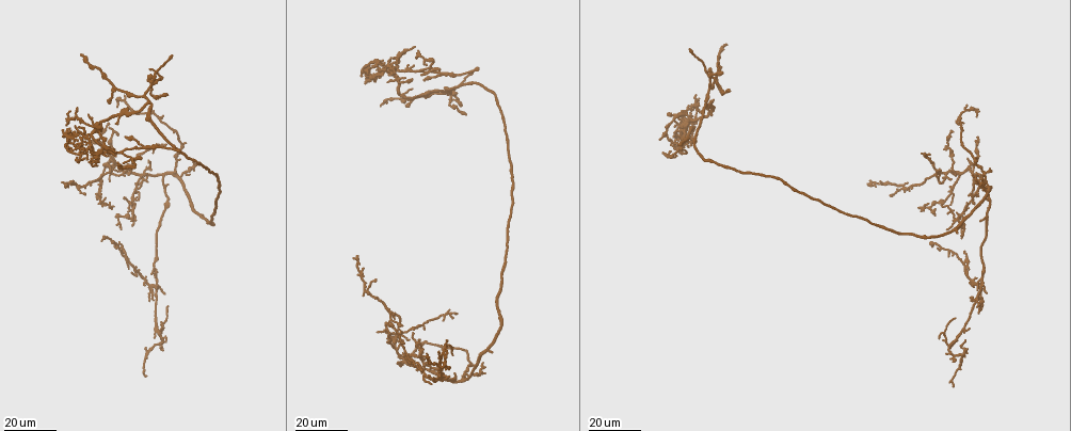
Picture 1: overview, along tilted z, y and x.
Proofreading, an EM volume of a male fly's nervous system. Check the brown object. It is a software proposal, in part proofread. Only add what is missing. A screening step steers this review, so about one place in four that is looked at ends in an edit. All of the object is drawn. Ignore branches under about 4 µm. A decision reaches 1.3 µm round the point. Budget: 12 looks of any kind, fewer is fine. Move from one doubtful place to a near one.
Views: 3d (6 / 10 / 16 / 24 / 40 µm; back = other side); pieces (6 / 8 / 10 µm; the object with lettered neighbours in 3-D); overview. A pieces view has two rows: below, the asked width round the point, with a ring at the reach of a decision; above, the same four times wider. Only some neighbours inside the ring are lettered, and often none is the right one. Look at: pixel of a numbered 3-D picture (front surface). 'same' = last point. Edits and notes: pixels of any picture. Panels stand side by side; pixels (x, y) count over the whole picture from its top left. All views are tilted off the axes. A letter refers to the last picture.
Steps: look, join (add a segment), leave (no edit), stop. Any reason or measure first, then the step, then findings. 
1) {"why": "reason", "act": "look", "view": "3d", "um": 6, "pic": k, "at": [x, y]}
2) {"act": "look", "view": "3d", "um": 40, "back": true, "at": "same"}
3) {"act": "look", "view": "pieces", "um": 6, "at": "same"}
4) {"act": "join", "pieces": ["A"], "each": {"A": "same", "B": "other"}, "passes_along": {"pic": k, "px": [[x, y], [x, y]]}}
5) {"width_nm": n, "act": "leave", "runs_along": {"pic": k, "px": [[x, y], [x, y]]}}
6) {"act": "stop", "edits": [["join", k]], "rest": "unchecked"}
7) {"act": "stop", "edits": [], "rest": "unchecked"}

{"act": "look", "view": "3d", "um": 16, "pic": 1, "at": [422, 79]}

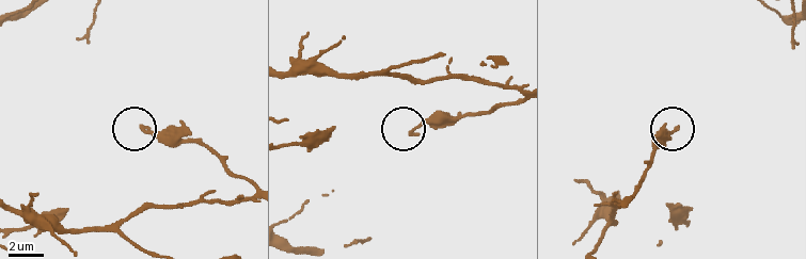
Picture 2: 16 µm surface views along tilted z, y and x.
{"why": "see the neighbours", "act": "look", "view": "pieces", "um": 6, "pic": 2, "at": [413, 135]}

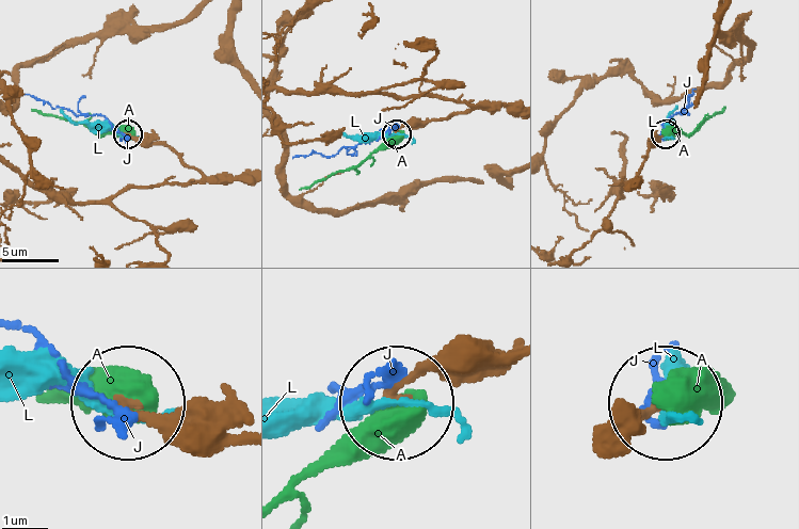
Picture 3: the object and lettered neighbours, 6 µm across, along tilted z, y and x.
{"act": "leave", "each": {"A": "other", "J": "other", "L": "other"}, "runs_along": {"pic": 3, "px": [[608, 447], [662, 409]]}, "found": "none of them fits"}

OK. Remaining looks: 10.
{"why": "thin end", "act": "look", "view": "3d", "um": 24, "pic": 1, "at": [389, 73]}

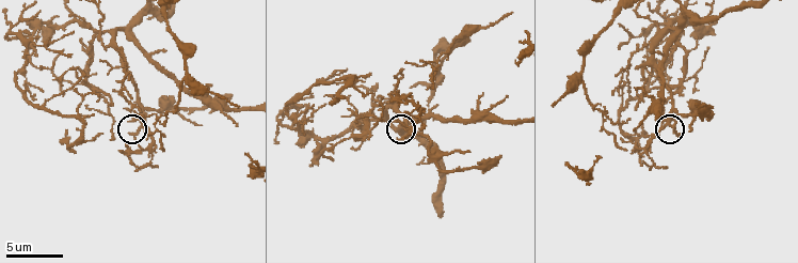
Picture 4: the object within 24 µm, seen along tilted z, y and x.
{"act": "look", "view": "pieces", "um": 10, "pic": 4, "at": [128, 133]}

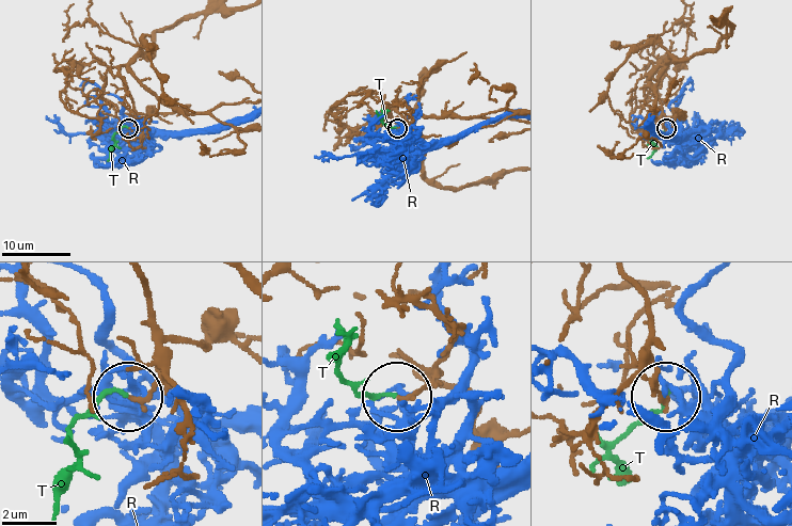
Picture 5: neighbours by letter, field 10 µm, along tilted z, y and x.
{"act": "join", "pieces": ["T"], "each": {"R": "other", "T": "same"}, "passes_along": {"pic": 5, "px": [[425, 375], [409, 397], [360, 392], [338, 368], [345, 349]]}, "found": "the neuron continues"}

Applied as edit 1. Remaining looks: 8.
{"why": "thin end", "act": "look", "view": "3d", "um": 16, "pic": 1, "at": [724, 43]}

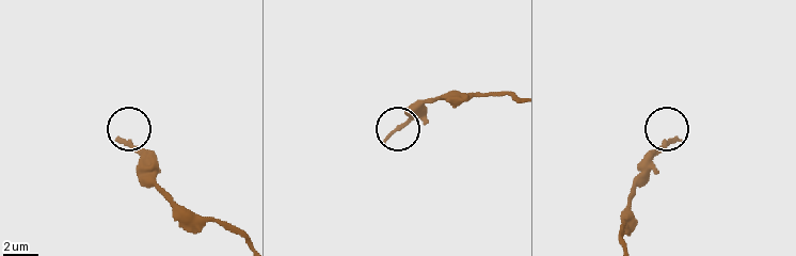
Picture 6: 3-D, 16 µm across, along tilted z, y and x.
{"act": "look", "view": "pieces", "um": 6, "pic": 6, "at": [387, 137]}

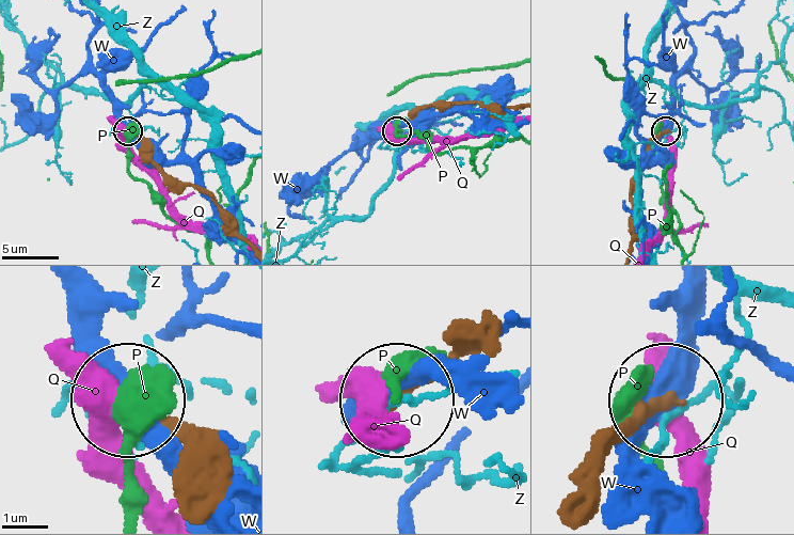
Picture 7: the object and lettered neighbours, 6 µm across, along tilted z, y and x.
{"act": "leave", "each": {"P": "other", "Q": "other", "W": "other", "Z": "other"}, "found": "no lettered segment goes on from it"}

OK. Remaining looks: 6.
{"act": "look", "view": "overview"}

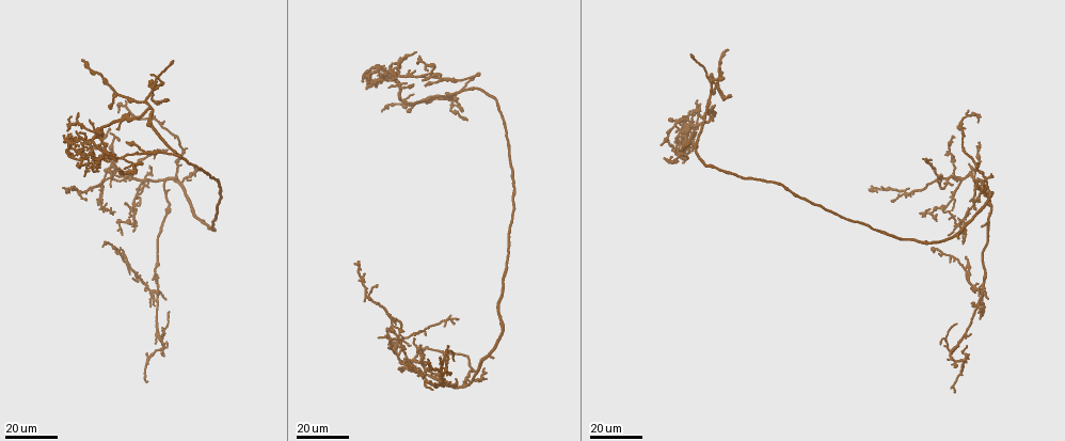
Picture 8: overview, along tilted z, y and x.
{"why": "free end", "act": "look", "view": "3d", "um": 24, "pic": 8, "at": [493, 359]}

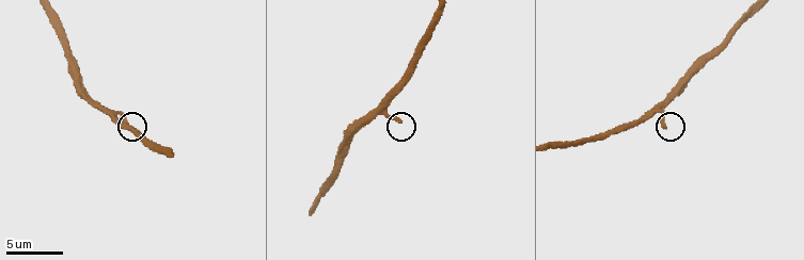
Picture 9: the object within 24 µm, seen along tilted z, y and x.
{"act": "look", "view": "pieces", "um": 6, "pic": 9, "at": [400, 120]}

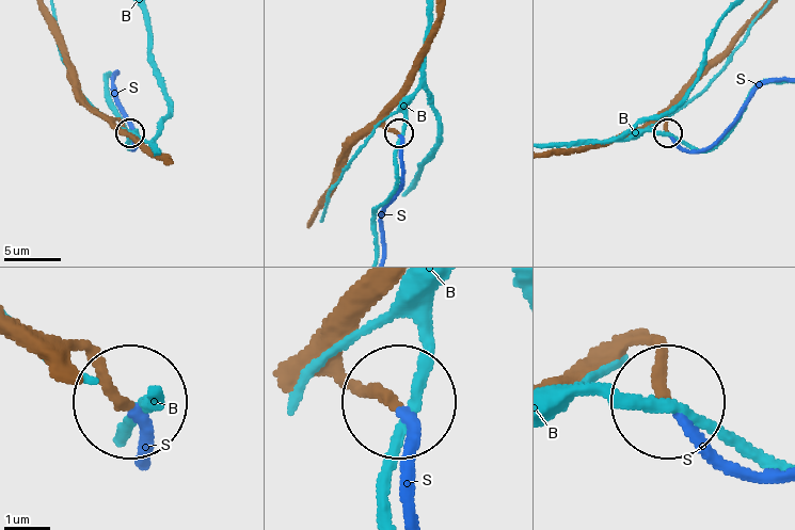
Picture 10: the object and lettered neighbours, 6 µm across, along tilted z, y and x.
{"width_nm": 200, "act": "join", "pieces": ["S"], "each": {"B": "other", "S": "same"}, "passes_along": {"pic": 10, "px": [[77, 366], [70, 353], [129, 411], [138, 449]]}, "found": "it goes on there"}

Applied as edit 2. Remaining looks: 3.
{"why": "thin end", "act": "look", "view": "3d", "um": 16, "pic": 8, "at": [914, 192]}

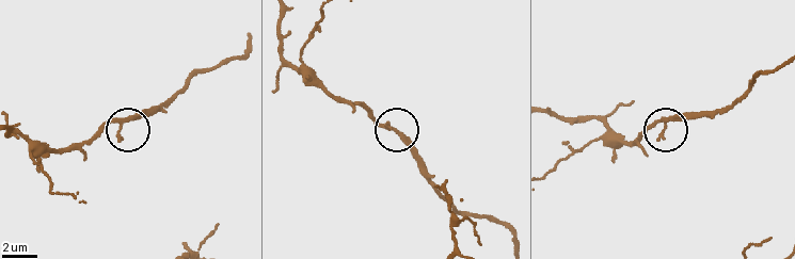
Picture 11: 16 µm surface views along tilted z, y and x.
{"why": "what lies round it", "act": "look", "view": "pieces", "um": 10, "pic": 11, "at": [389, 125]}

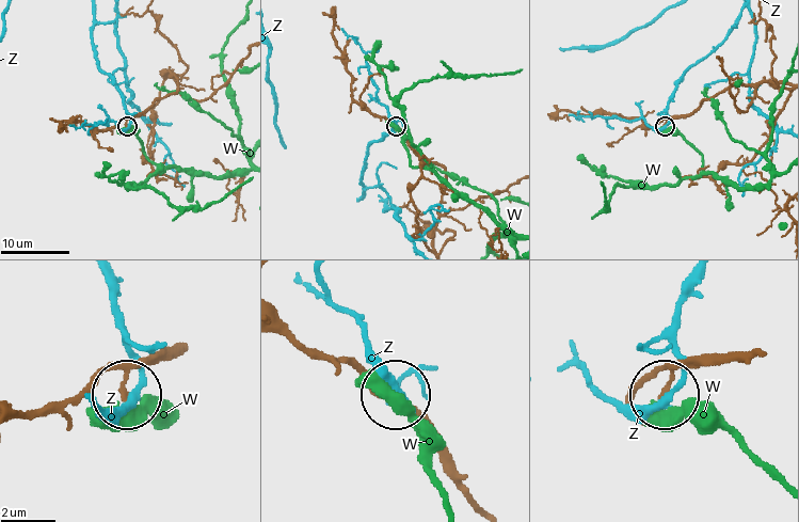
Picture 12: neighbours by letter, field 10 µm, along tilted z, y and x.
{"act": "leave", "each": {"W": "other", "Z": "other"}, "runs_along": {"pic": 12, "px": [[744, 354], [697, 357], [676, 370], [666, 396]]}, "found": "no lettered segment goes on from it"}

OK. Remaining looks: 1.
{"act": "stop", "edits": [["join", 5], ["join", 10]], "rest": "unchecked"}

